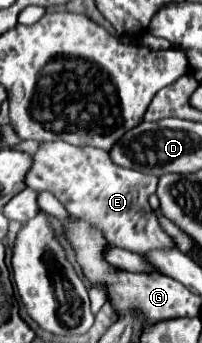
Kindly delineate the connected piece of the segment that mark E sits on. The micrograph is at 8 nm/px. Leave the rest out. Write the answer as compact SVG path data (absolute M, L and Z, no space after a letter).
M64 141L42 143L34 155L34 165L26 175L26 185L36 191L50 191L72 215L94 223L110 245L140 255L174 245L166 231L162 231L156 213L148 205L148 197L156 191L158 177L118 167L112 163L110 151L76 147Z

